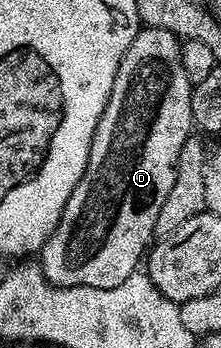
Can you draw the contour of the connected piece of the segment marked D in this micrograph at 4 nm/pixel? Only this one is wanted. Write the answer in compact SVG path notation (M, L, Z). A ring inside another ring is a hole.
M144 26L134 36L130 48L124 54L122 64L118 64L118 76L114 76L114 88L110 92L110 100L98 120L98 128L92 137L88 166L84 169L82 180L78 180L74 192L70 192L70 200L66 200L66 208L62 212L54 232L38 252L40 271L43 272L50 284L55 286L85 286L86 288L118 288L118 284L122 284L122 280L126 280L126 276L137 273L139 266L136 265L139 262L141 265L146 251L153 245L156 225L158 224L158 212L162 212L162 204L166 204L166 196L170 196L170 188L174 188L176 183L176 172L180 169L182 148L186 144L186 140L193 137L194 134L192 120L192 87L194 83L189 78L180 59L181 45L181 39L170 32L166 32L166 28Z

